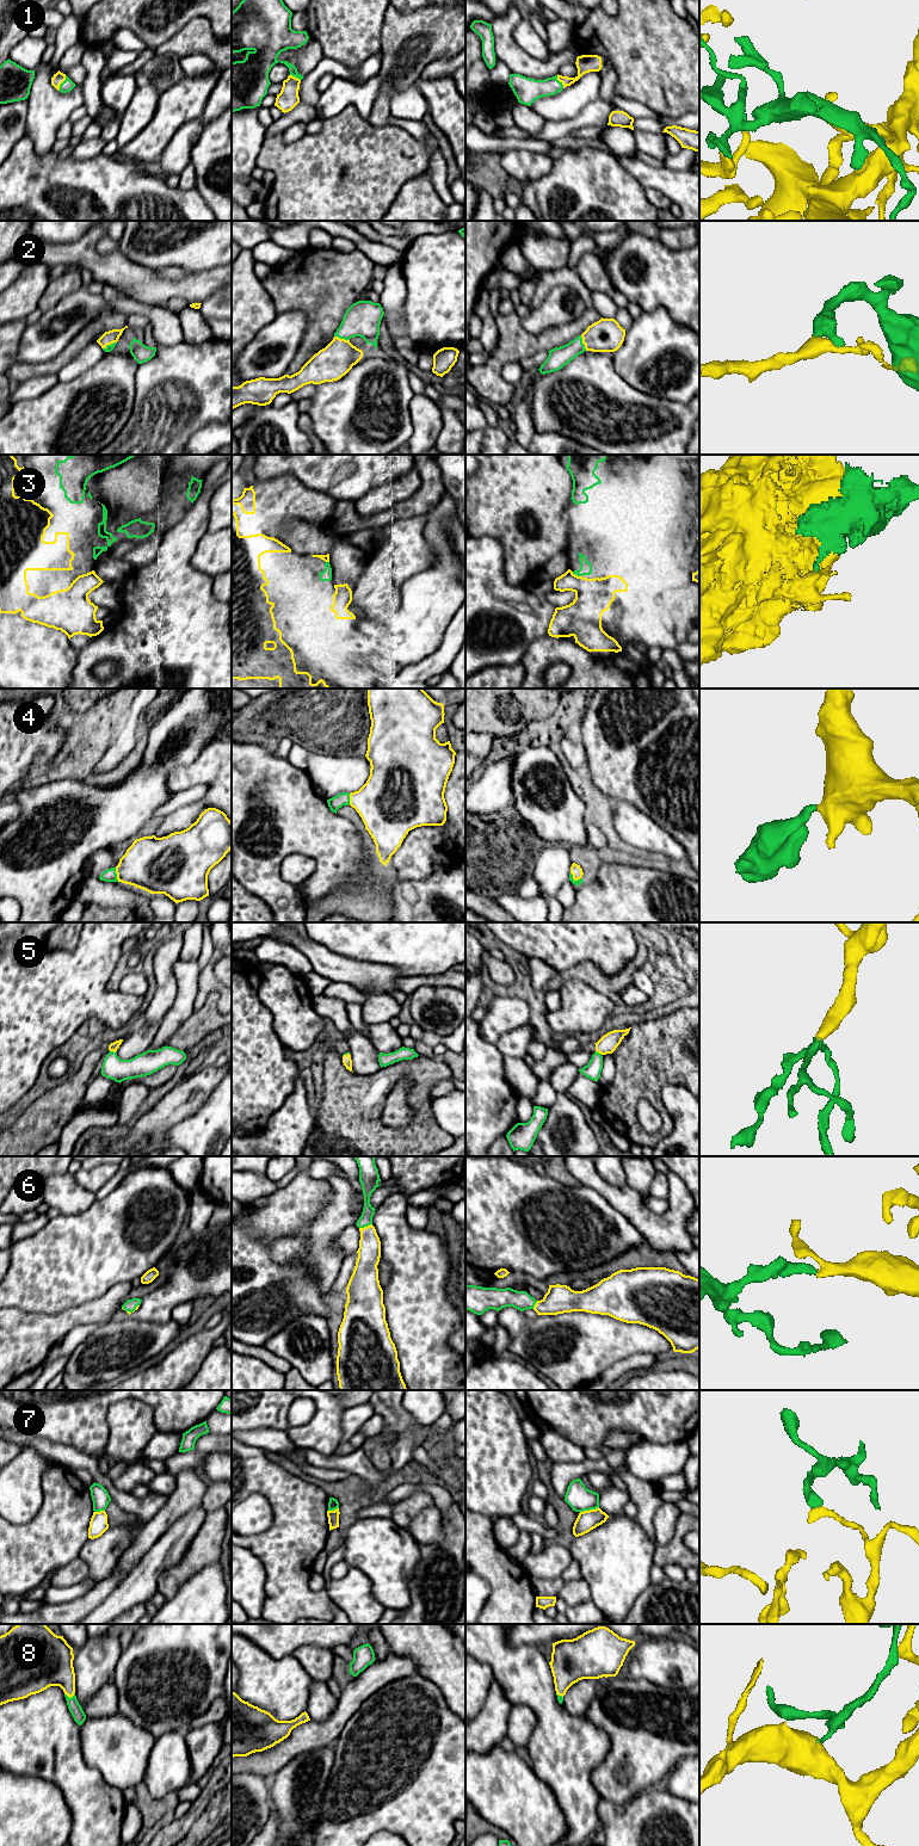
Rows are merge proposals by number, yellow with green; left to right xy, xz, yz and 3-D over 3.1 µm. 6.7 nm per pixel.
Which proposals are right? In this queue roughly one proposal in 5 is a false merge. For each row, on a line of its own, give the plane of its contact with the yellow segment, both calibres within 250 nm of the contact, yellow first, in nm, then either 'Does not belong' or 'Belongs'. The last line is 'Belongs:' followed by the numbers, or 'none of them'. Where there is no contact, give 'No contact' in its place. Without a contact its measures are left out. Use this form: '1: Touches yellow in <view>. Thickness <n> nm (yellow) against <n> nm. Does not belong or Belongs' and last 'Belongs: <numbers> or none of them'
1: Touches yellow in xy. Thickness 80 nm (yellow) against 80 nm. Belongs
2: Touches yellow in xz. Thickness 240 nm (yellow) against 240 nm. Belongs
3: Touches yellow in yz. Thickness 240 nm (yellow) against 80 nm. Belongs
4: Touches yellow in xy. Thickness 360 nm (yellow) against 90 nm. Belongs
5: Touches yellow in yz. Thickness 120 nm (yellow) against 110 nm. Belongs
6: Touches yellow in xz. Thickness 160 nm (yellow) against 90 nm. Belongs
7: Touches yellow in yz. Thickness 140 nm (yellow) against 170 nm. Does not belong
8: Touches yellow in xy. Thickness 280 nm (yellow) against 90 nm. Belongs
Belongs: 1, 2, 3, 4, 5, 6, 8

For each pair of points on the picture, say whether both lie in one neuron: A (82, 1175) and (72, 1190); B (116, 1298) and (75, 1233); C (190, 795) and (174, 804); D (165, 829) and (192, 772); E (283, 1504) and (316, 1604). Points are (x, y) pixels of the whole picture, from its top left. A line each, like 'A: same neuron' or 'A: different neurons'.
A: different neurons
B: different neurons
C: same neuron
D: same neuron
E: same neuron

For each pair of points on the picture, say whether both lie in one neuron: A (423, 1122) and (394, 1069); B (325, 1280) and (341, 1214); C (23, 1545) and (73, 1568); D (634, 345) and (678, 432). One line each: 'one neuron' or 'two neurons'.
A: one neuron
B: one neuron
C: two neurons
D: two neurons

